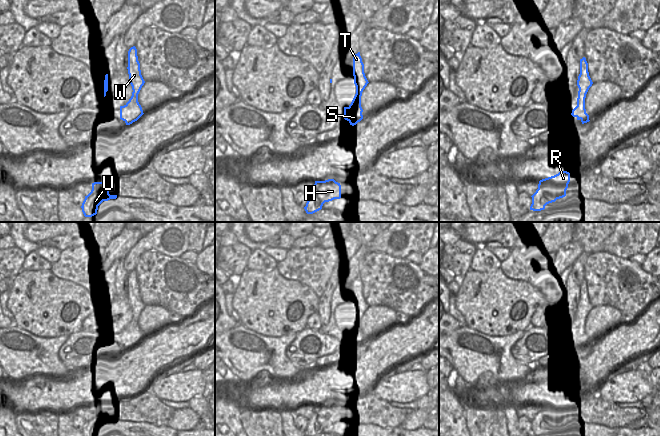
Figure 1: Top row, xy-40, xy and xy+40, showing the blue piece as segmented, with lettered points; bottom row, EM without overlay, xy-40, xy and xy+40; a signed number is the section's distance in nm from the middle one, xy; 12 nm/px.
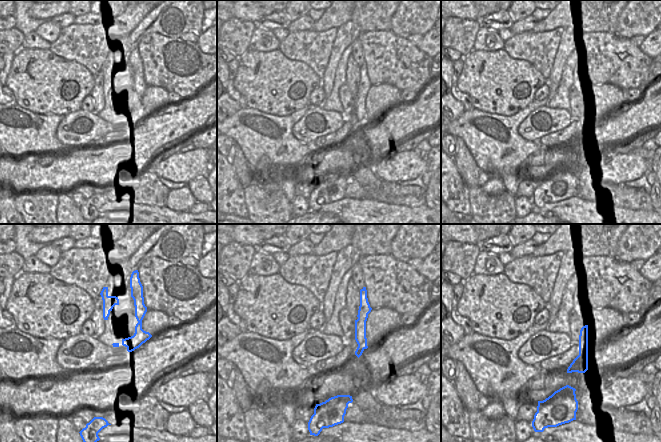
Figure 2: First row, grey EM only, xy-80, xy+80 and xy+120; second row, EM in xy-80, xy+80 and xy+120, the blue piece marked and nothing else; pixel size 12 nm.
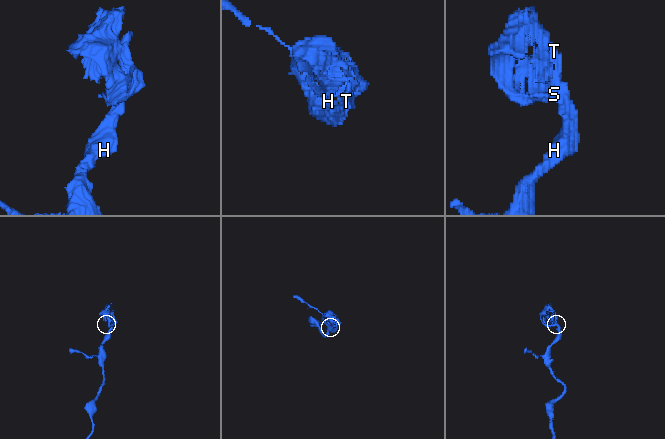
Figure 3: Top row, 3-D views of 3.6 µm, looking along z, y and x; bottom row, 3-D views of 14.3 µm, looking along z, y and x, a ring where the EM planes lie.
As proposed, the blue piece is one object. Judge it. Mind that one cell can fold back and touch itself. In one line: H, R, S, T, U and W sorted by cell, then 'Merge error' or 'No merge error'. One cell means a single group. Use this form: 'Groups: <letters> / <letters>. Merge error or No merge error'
Groups: H R U / S T W. Merge error.

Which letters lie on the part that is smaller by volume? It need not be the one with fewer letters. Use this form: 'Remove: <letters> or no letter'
Remove: S, T, W

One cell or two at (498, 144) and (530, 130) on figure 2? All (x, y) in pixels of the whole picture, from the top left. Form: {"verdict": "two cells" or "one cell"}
{"verdict": "two cells"}

